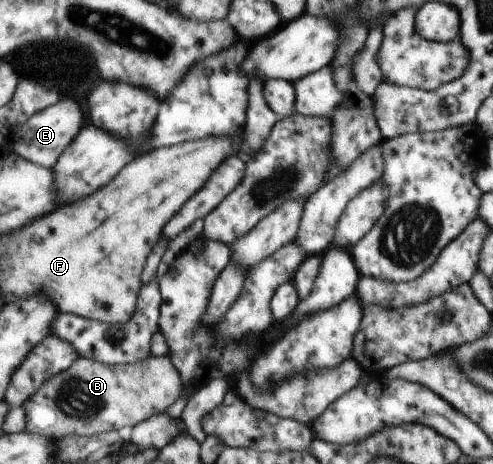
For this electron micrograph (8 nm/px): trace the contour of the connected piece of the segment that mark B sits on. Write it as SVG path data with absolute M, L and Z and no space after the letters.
M151 356L148 360L132 364L105 365L95 360L80 358L71 367L47 379L46 383L22 407L27 414L28 431L52 439L67 436L97 436L109 430L134 428L150 417L164 413L182 397L183 381L178 367L166 356Z

